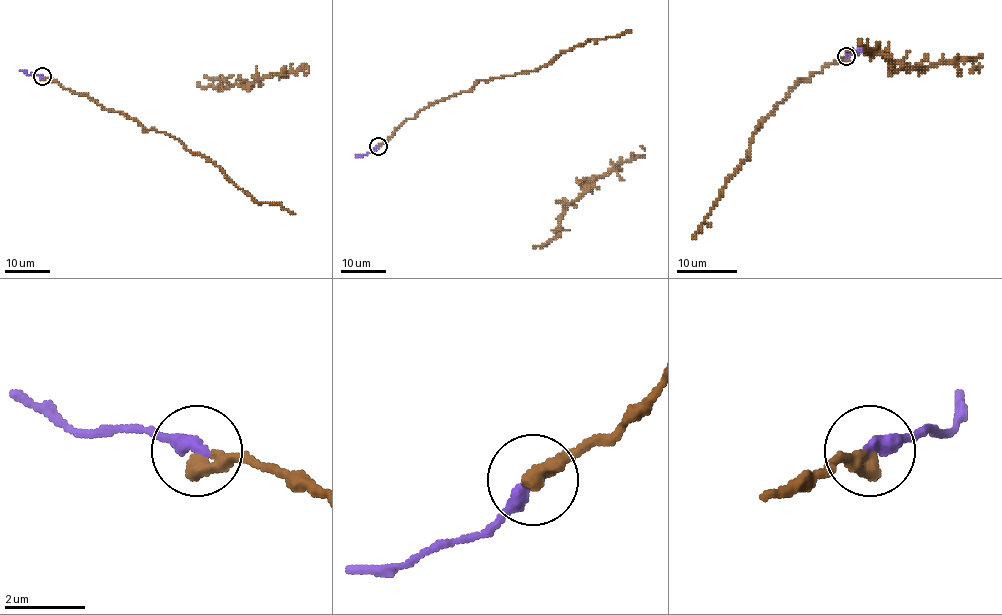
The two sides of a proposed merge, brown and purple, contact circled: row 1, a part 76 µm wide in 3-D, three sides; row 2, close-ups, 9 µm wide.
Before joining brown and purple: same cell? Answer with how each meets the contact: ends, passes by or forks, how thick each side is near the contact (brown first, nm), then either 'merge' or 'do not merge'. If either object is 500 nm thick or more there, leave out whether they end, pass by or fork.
brown ends there; purple ends there; 440 nm thick on the brown side, 360 nm on the other; merge

